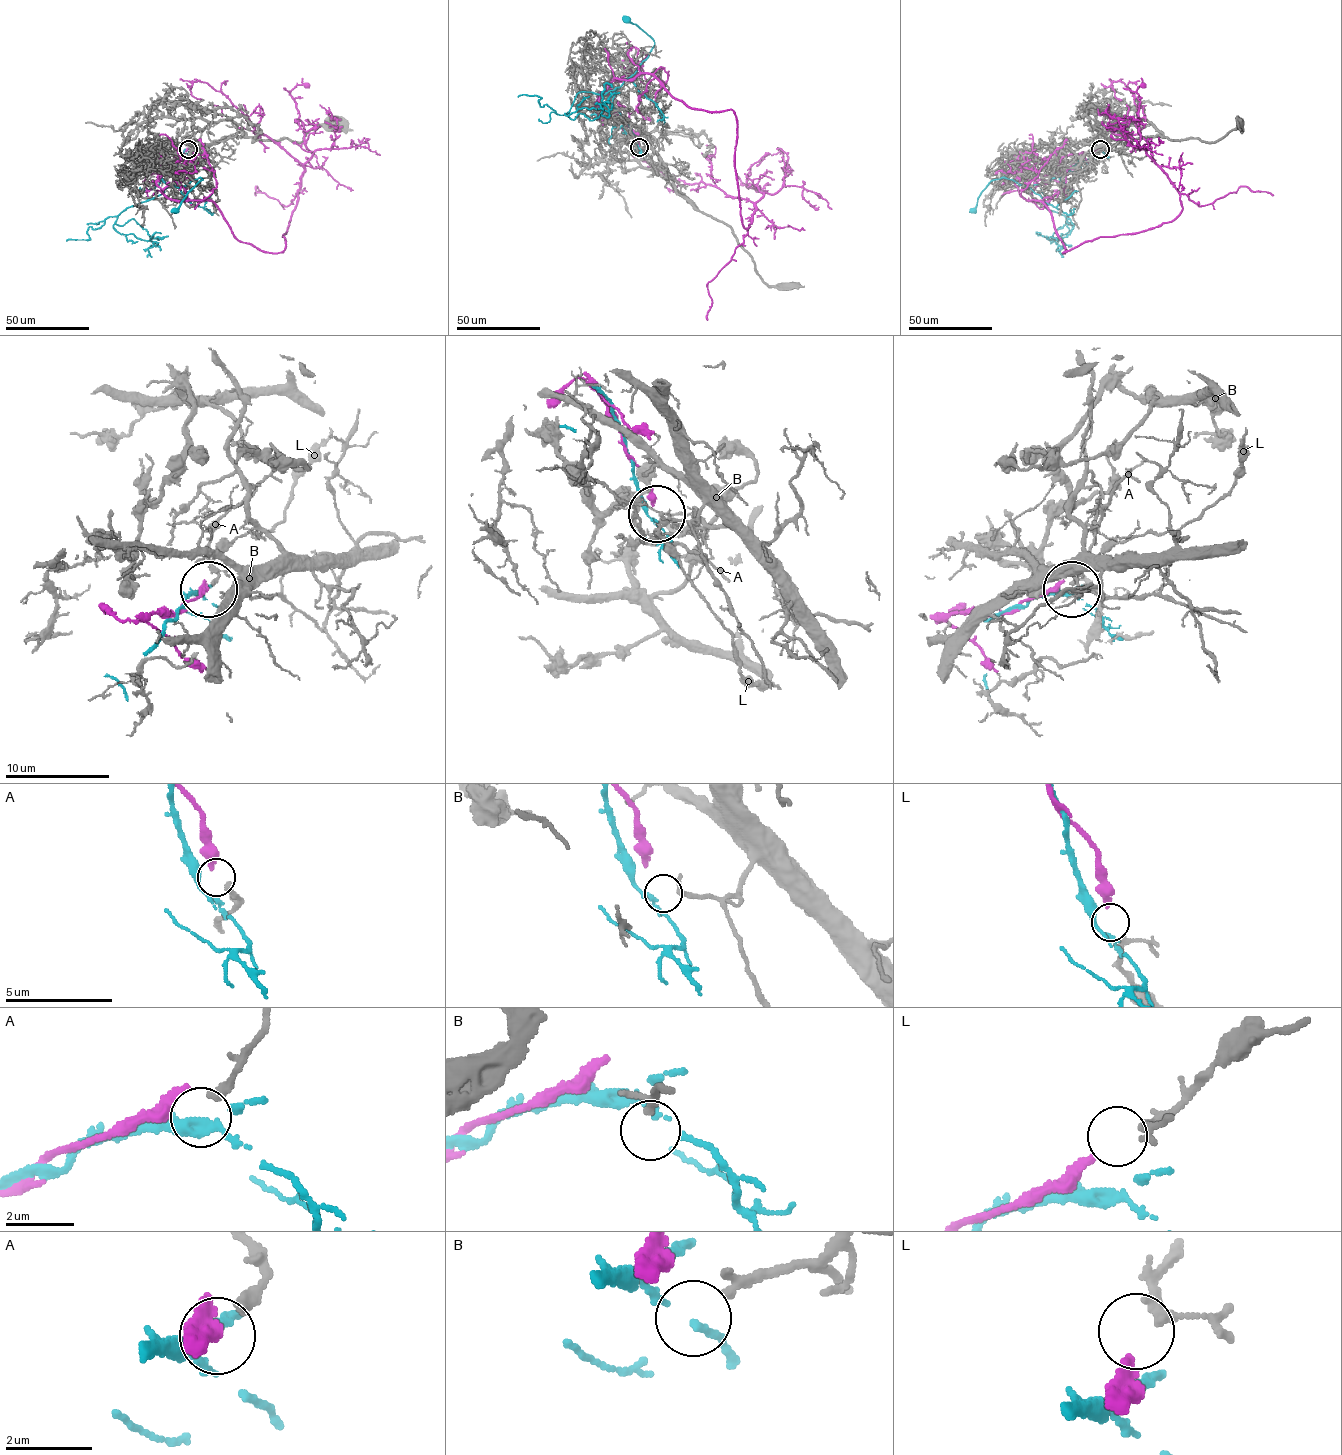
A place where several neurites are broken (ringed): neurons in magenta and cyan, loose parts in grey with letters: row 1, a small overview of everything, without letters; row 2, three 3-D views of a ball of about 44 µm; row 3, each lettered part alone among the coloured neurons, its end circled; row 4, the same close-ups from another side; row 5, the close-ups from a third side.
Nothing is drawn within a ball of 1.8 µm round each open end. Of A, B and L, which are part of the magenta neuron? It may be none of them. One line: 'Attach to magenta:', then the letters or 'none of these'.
Attach to magenta: L

